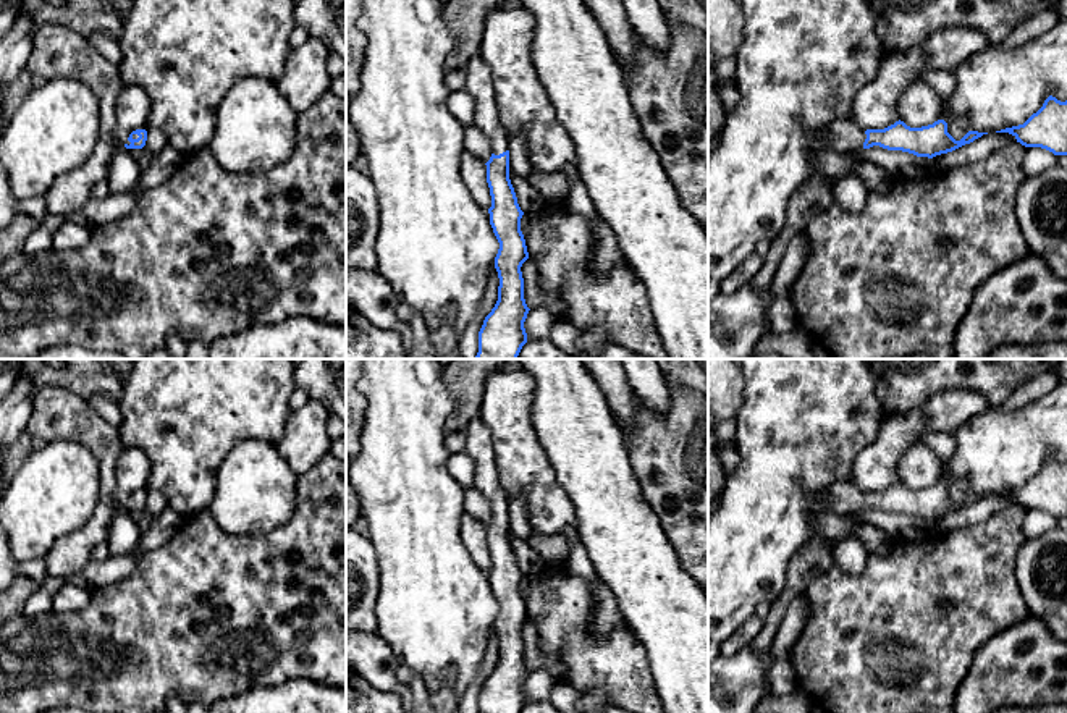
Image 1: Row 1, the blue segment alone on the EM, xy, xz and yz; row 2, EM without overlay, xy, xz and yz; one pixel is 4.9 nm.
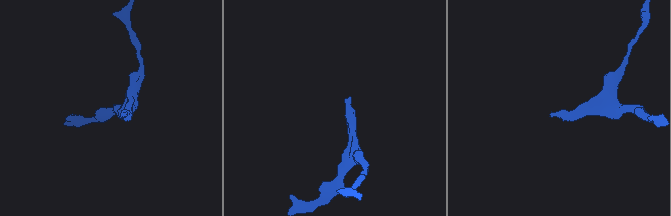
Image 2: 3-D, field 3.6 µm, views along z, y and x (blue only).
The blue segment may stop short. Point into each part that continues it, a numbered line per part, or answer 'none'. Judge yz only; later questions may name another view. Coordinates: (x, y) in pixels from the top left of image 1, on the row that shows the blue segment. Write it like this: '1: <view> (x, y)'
1: yz (843, 135)

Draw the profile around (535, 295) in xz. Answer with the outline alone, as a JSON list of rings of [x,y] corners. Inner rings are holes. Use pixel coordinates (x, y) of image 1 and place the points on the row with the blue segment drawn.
[[[529,257],[522,264],[521,272],[524,278],[524,299],[527,307],[530,310],[545,307],[553,314],[555,319],[567,320],[564,302],[542,286],[535,260]]]

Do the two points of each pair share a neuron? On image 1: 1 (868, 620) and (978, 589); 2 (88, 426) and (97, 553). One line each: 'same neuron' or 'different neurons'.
1: same neuron
2: different neurons

